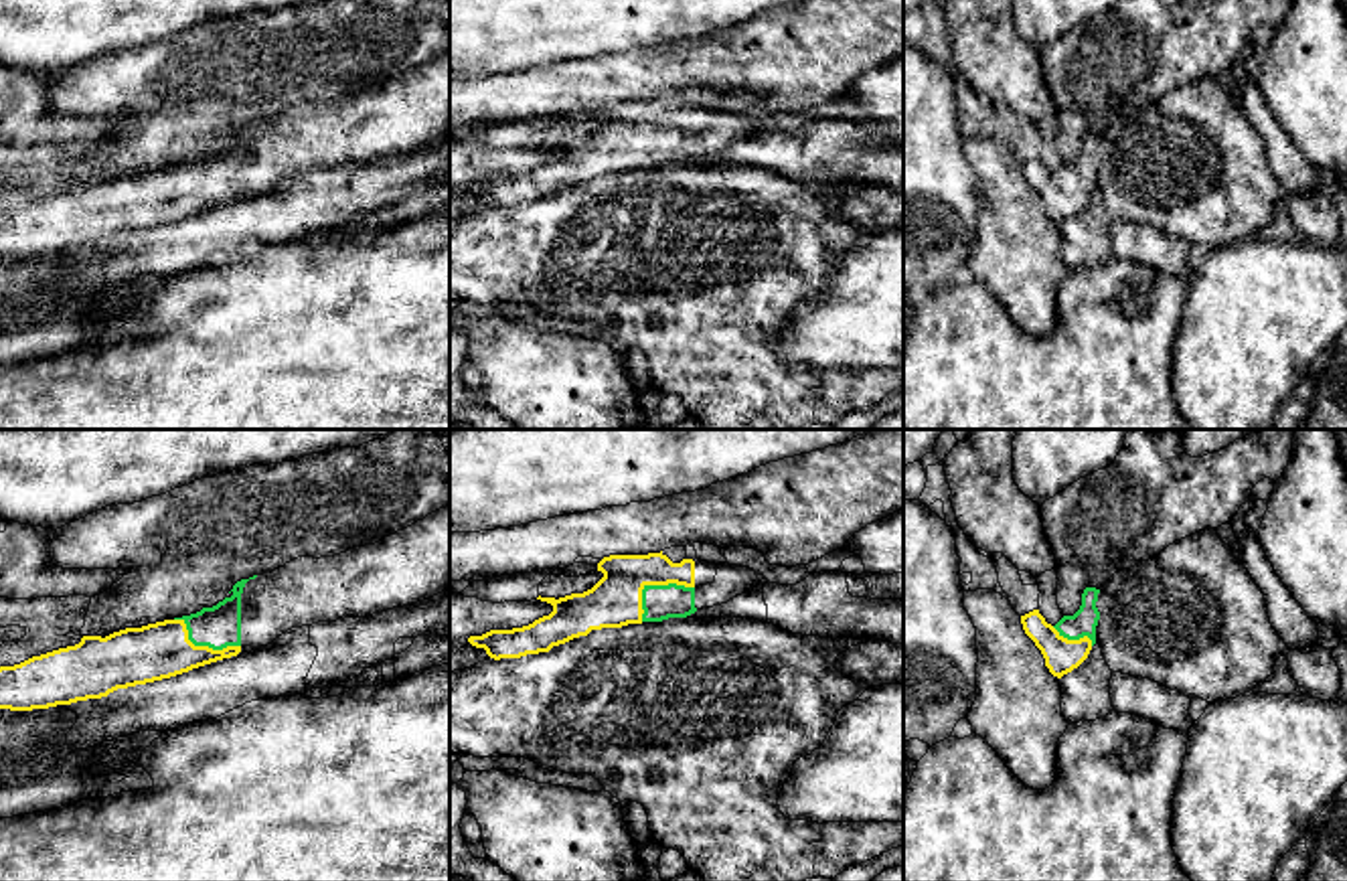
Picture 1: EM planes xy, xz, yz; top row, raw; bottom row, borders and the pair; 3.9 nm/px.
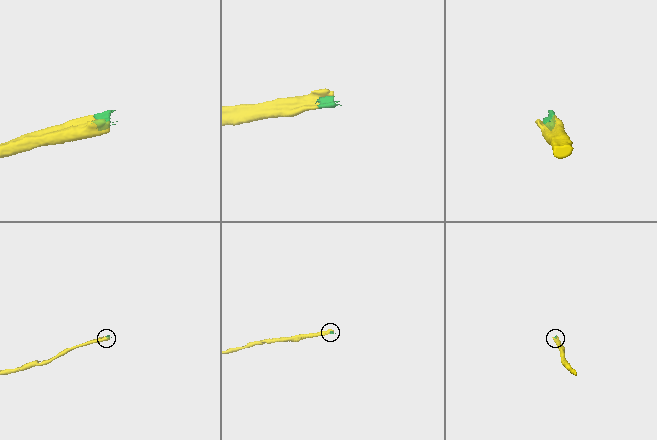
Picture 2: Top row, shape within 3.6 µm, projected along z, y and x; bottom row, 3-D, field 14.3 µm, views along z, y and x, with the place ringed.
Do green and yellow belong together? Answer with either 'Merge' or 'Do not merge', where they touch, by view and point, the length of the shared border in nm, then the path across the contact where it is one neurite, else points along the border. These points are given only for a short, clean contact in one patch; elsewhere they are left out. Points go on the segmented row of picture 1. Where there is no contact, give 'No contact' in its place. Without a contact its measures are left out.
Merge. Touches green at xz (653, 586). Shared border 260 nm

